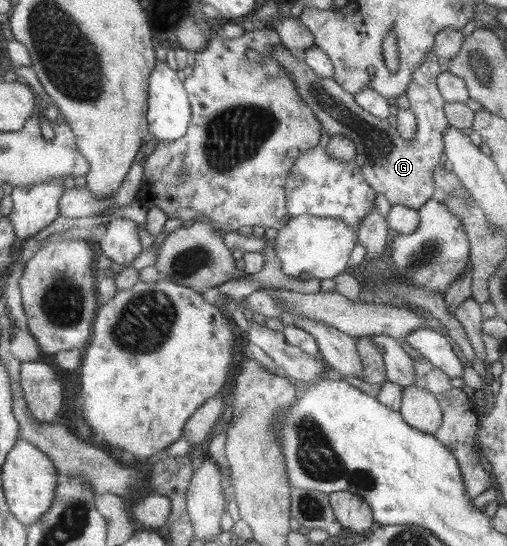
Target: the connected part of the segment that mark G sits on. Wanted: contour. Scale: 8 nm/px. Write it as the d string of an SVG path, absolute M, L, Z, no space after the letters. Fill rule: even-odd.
M275 47L273 58L282 69L292 75L293 85L305 105L311 108L322 129L330 136L344 135L356 145L356 158L365 181L377 192L383 193L394 206L401 204L418 210L431 199L437 188L434 182L434 169L442 165L444 139L442 133L448 130L449 120L444 113L444 99L438 90L437 76L442 72L435 51L429 51L424 62L412 73L406 89L411 106L409 112L415 118L416 132L412 139L401 137L393 119L381 120L363 110L356 99L345 91L333 78L317 75L303 59L301 53L291 52L283 47Z

